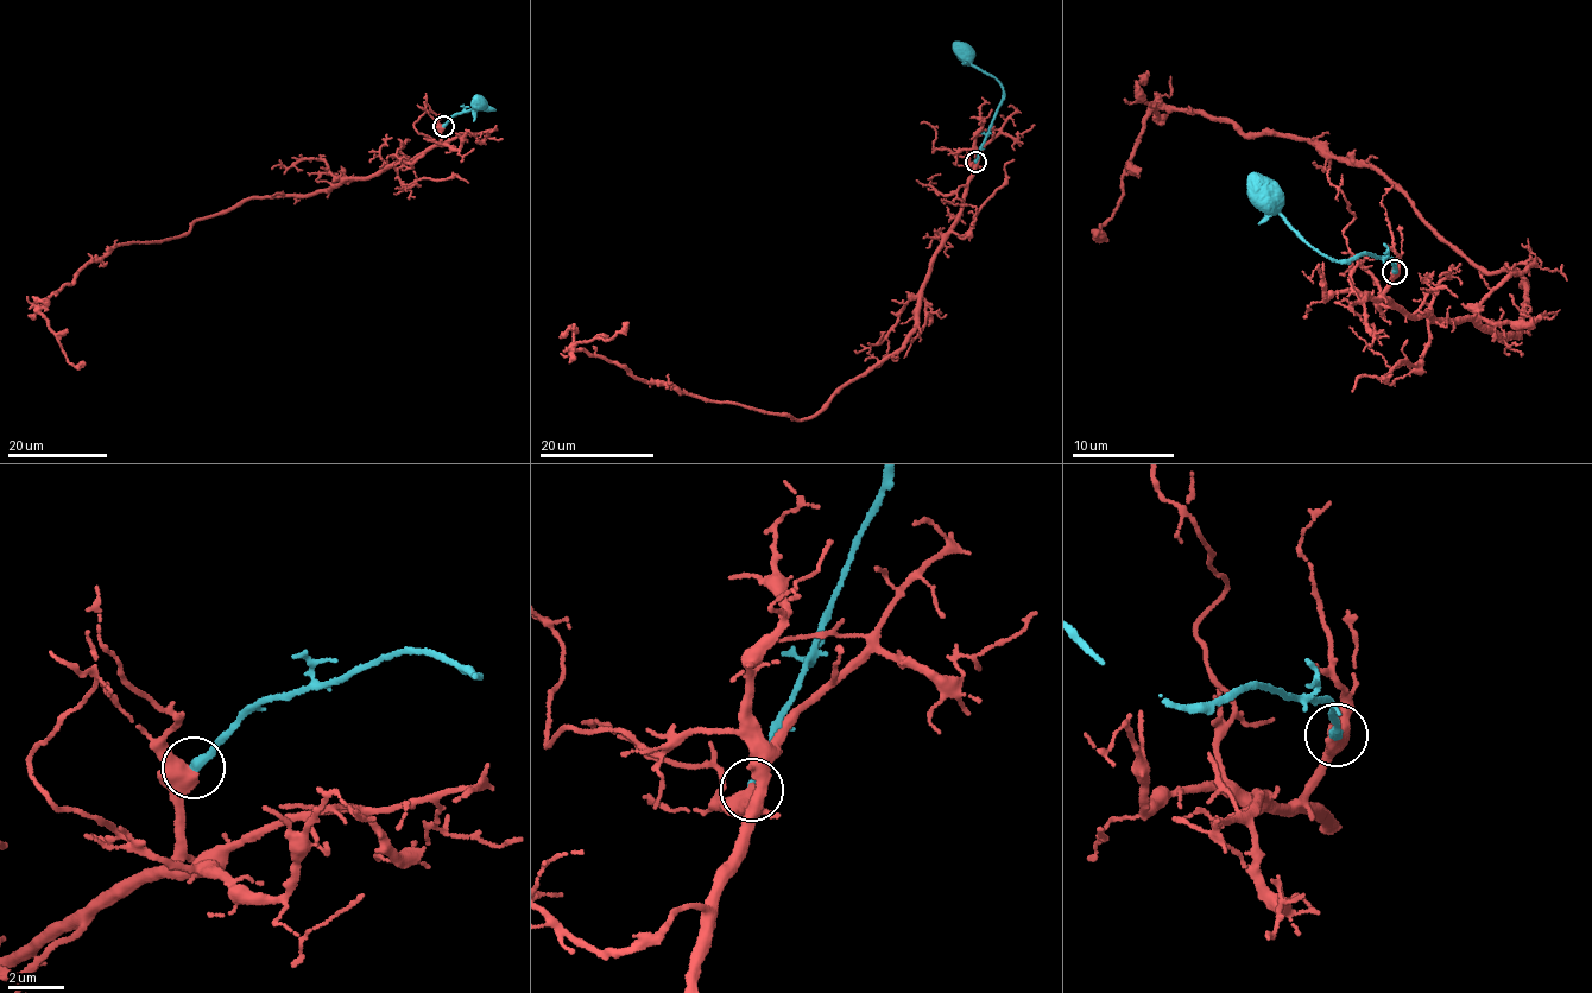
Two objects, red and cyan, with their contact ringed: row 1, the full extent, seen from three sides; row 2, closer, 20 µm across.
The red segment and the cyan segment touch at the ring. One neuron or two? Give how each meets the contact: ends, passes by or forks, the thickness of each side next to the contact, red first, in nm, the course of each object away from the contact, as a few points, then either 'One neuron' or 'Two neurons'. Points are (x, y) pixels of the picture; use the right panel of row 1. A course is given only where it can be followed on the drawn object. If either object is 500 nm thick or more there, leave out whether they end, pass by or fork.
At the ring red forks. At the ring cyan ends. Thickness 400 nm (red) against 320 nm. Course of red: (1394, 273), (1397, 310), (1516, 334), (1524, 278), (1471, 260), (1377, 169), (1199, 108), (1149, 114), (1094, 234). Course of cyan: (1394, 271), (1395, 259), (1366, 252), (1347, 259), (1326, 258), (1277, 212), (1277, 198), (1264, 193). Two neurons

